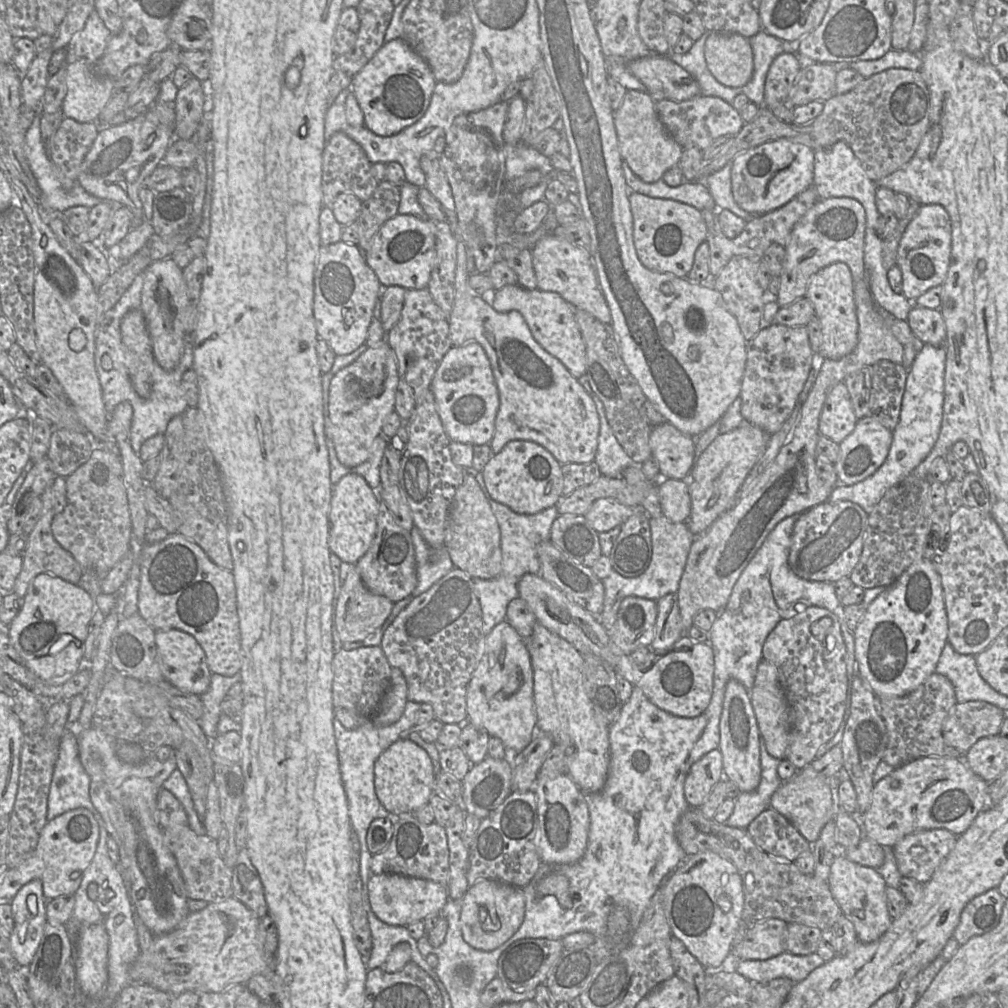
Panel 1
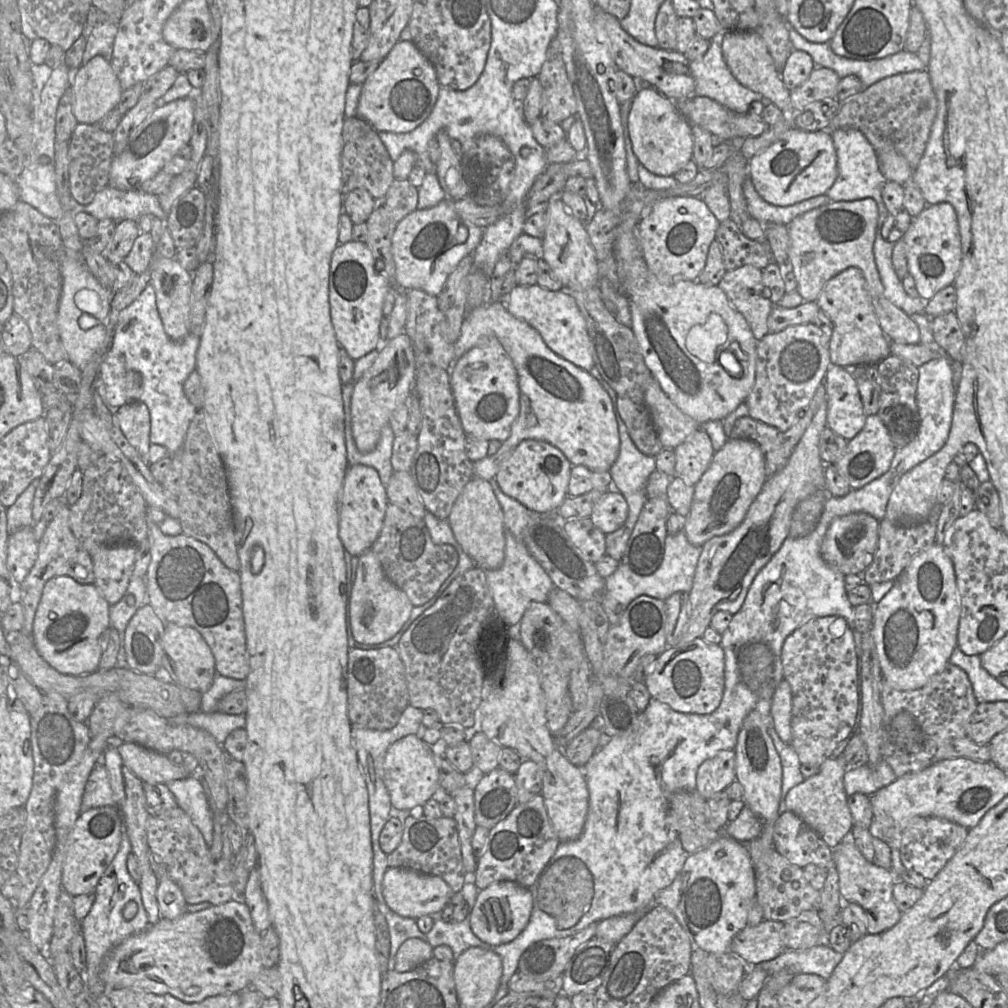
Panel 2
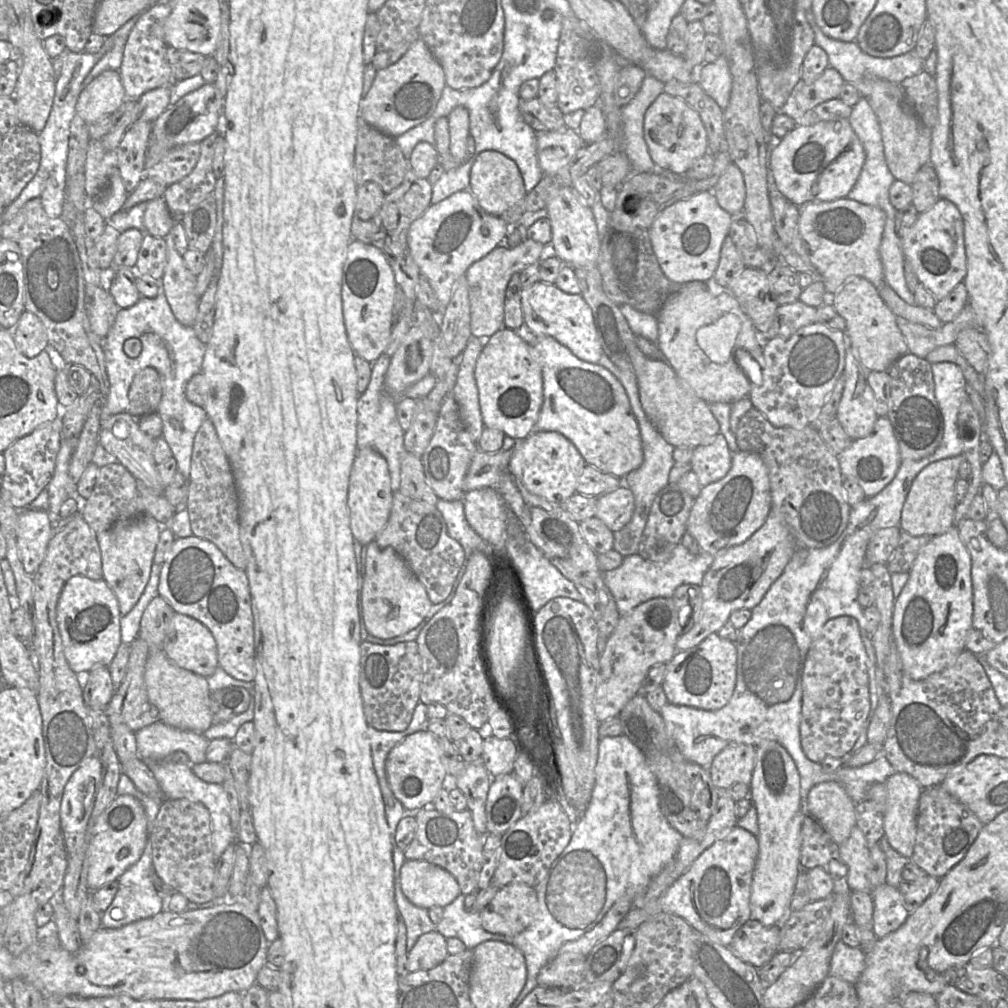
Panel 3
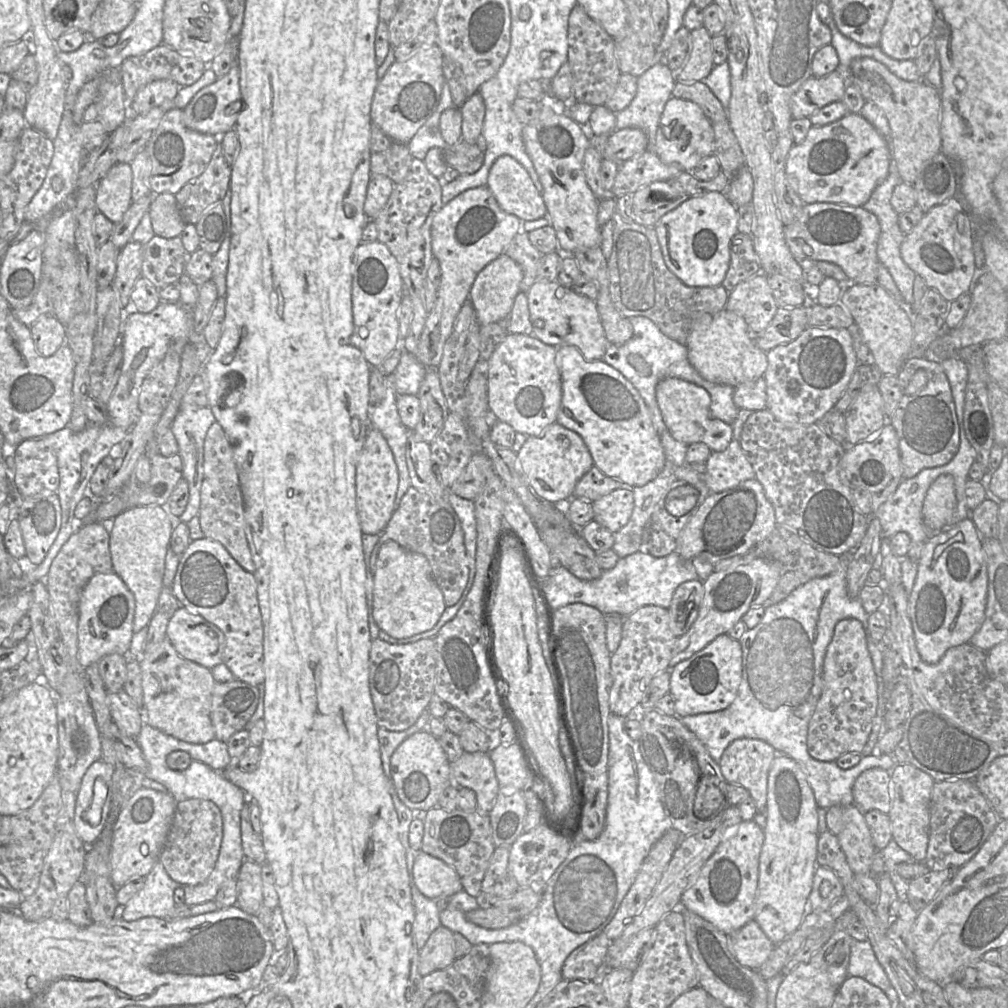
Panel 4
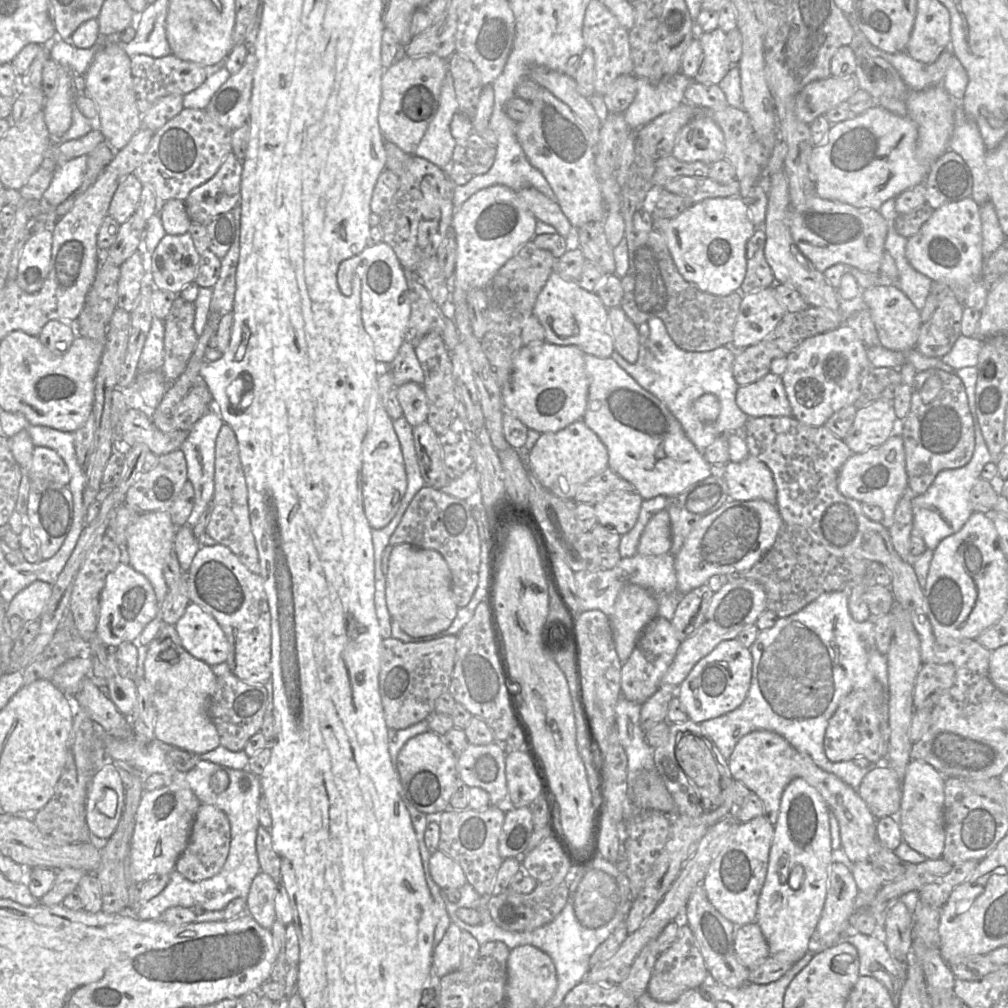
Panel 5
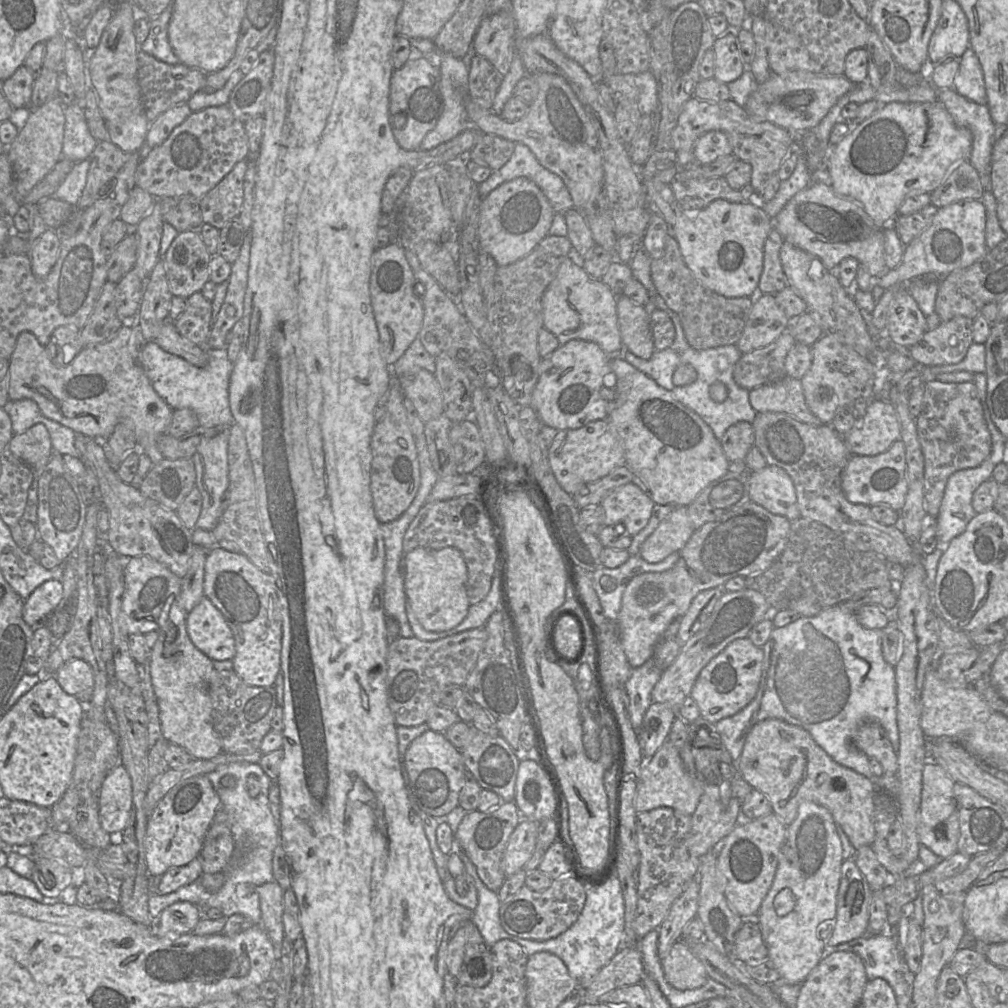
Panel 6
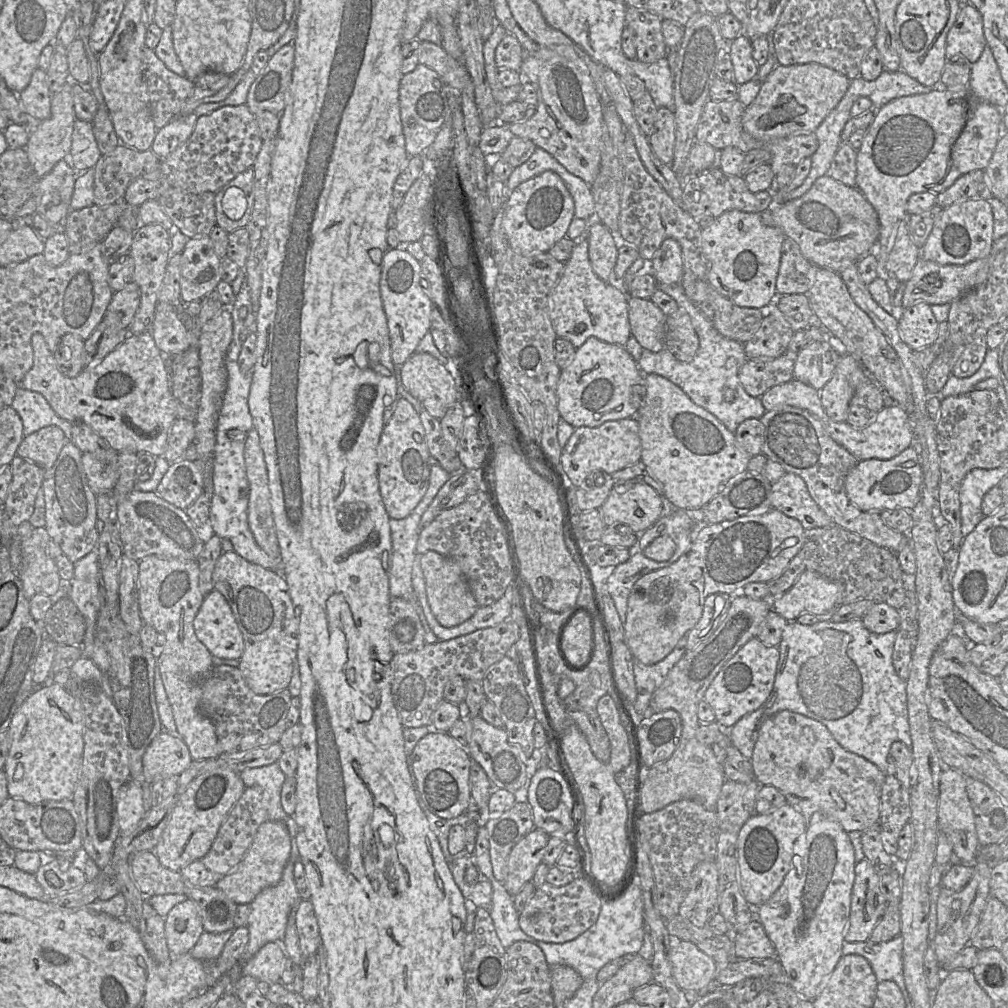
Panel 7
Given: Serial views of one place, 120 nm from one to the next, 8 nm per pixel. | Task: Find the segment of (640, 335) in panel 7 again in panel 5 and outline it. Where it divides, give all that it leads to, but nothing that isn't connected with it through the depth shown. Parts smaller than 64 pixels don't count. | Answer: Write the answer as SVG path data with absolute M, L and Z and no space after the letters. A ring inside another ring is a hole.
M619 306L607 309L614 350L628 362L635 363L638 360L640 349L637 325L628 318Z

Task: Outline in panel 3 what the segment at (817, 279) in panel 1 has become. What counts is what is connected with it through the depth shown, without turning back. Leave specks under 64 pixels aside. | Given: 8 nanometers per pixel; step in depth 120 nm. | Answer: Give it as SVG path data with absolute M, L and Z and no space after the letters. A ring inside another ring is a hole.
M850 278L830 296L829 302L845 320L847 341L868 371L887 371L896 359L909 353L905 338L897 325L897 316L882 299L879 289L866 278Z

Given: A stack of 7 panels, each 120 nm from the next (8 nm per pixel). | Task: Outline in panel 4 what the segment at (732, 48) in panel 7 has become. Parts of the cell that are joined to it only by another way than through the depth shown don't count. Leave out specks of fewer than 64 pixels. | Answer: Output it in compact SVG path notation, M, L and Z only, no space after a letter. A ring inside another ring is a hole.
M703 26L691 31L692 49L688 60L677 72L677 80L682 82L703 81L712 71L712 35Z

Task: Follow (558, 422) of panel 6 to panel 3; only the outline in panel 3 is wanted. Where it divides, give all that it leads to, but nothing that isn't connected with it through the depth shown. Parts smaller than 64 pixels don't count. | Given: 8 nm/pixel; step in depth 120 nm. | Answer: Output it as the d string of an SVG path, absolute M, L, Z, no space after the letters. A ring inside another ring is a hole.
M503 328L488 338L475 365L475 380L484 427L500 430L515 440L533 433L543 403L542 367L538 353L515 330Z

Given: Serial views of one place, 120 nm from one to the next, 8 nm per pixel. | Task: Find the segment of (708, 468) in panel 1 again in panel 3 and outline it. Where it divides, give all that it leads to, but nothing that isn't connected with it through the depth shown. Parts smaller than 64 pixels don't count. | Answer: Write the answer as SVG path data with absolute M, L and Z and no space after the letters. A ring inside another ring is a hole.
M738 450L732 454L729 472L722 479L701 488L692 505L686 532L704 552L715 556L747 541L763 526L770 512L767 466L758 454Z

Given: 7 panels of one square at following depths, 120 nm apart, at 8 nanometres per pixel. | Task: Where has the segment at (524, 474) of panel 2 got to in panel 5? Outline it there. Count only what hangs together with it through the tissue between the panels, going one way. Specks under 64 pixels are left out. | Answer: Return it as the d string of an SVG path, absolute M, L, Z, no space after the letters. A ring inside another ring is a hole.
M578 420L557 432L541 434L527 455L527 470L529 469L546 489L563 499L573 499L583 484L607 468L608 452L605 445L582 420Z

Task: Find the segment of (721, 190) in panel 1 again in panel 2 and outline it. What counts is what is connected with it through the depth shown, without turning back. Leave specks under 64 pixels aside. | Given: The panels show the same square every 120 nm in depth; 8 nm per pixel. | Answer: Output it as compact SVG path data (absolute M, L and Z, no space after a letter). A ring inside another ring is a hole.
M746 179L743 184L743 194L749 216L756 219L762 225L769 223L786 225L803 213L832 202L826 195L819 195L793 205L776 206L760 197L750 179Z

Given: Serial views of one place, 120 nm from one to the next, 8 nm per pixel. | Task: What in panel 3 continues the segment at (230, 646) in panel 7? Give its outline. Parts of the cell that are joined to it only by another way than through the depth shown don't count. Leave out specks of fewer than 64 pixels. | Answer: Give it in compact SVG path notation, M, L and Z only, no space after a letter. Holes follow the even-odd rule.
M174 614L163 651L177 666L206 678L219 667L213 634L201 622L187 615Z

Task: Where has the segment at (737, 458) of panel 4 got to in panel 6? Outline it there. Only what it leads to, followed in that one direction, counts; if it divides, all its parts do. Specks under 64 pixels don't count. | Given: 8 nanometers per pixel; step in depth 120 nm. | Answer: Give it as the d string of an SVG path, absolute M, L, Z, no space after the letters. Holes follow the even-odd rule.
M767 465L758 471L748 471L748 477L751 502L762 506L773 514L784 516L790 521L801 518L793 481L783 468Z

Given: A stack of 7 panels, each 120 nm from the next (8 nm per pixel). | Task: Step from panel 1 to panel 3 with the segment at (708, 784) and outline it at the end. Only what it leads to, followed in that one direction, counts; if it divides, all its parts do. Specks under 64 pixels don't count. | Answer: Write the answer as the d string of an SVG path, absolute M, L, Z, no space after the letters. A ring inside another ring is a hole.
M730 745L713 759L709 770L712 782L720 791L739 783L750 786L755 763L755 745Z

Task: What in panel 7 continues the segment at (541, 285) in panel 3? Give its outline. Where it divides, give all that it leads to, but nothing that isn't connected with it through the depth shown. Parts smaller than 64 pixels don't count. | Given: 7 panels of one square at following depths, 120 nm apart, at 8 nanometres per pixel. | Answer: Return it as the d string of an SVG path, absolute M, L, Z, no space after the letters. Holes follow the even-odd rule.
M587 231L581 244L574 245L569 259L564 263L563 273L550 297L550 318L557 337L566 339L575 348L588 338L625 346L631 337L628 319L628 293L623 293L602 280L593 271L588 256Z

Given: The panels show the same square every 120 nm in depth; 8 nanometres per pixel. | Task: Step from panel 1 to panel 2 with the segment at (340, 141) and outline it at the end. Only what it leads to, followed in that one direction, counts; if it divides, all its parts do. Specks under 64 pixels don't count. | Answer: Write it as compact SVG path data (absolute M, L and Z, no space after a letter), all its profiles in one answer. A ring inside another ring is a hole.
M355 116L346 118L342 130L343 149L341 153L341 173L343 195L355 190L365 189L374 199L378 199L386 194L389 187L395 180L393 174L394 161L391 159L386 147L379 137L379 133L364 119Z

